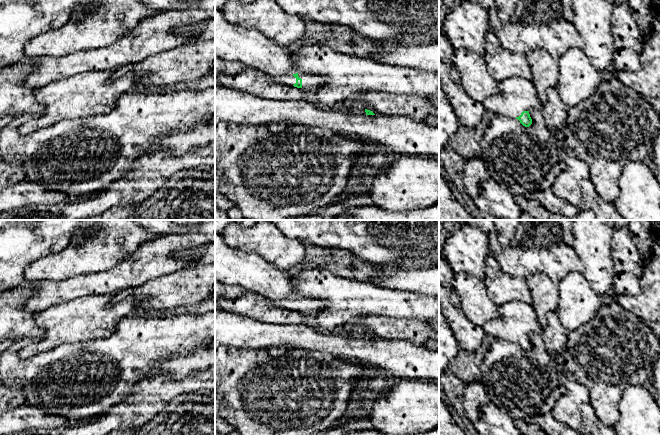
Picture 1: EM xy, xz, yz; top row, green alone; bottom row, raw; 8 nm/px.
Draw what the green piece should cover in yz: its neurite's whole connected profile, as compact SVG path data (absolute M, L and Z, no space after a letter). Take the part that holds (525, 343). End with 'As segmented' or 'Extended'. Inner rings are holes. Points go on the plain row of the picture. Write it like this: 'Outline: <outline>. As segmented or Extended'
Outline: M514 300L498 307L499 317L488 321L483 329L494 339L516 342L529 351L532 348L529 335L541 332L542 327L533 306L529 303Z. Extended

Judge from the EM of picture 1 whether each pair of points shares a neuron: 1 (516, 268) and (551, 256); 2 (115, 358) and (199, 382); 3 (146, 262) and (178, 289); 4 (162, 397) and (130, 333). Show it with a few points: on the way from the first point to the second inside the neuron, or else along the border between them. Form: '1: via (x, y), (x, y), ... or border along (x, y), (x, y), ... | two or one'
1: via (525, 259), (528, 256), (542, 256) | one
2: border along (148, 377), (137, 381), (133, 385), (131, 393) | two
3: border along (184, 267), (148, 280), (140, 285) | two
4: border along (148, 377), (137, 381), (133, 385), (131, 393) | two

